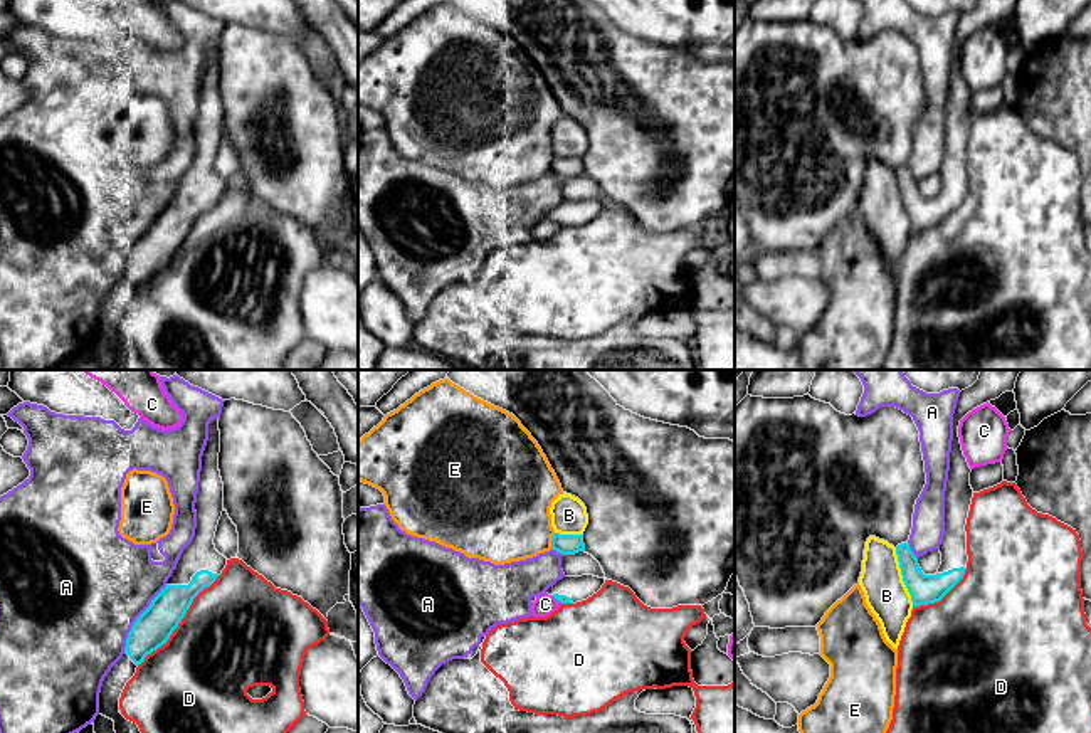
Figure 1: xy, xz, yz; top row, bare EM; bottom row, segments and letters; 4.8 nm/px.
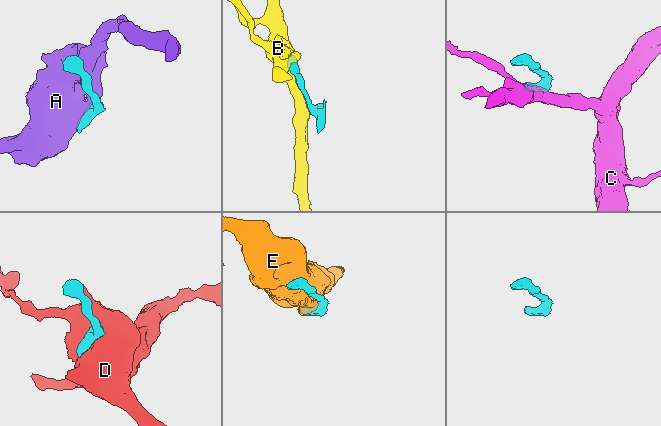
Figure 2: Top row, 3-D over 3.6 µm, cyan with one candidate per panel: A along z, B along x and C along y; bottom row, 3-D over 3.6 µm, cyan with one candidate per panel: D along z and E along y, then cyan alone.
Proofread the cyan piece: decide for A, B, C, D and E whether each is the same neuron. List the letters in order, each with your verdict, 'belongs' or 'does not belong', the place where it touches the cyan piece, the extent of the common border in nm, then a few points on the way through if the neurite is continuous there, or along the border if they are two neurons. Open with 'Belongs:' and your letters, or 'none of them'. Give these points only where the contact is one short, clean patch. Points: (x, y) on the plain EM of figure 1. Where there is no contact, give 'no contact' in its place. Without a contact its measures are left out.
Belongs: none of them
A: does not belong | xy (137, 242) | 380 nm
B: does not belong | yz (903, 200) | 300 nm
C: does not belong | xz (557, 222) | 70 nm
D: does not belong | xy (180, 244) | 600 nm
E: does not belong | xz (552, 165) | 80 nm

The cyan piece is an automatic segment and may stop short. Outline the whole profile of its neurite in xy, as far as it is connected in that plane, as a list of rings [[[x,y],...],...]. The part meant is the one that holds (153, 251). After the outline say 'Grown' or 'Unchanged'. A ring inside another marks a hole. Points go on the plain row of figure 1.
[[[219,42],[208,47],[208,64],[202,79],[197,116],[197,151],[183,173],[166,210],[133,247],[123,281],[111,291],[99,316],[99,338],[114,345],[118,370],[148,370],[138,348],[119,336],[119,321],[126,306],[148,277],[166,267],[193,222],[210,210],[227,188],[215,173],[213,161],[224,134],[224,106],[219,94]]]. Grown

